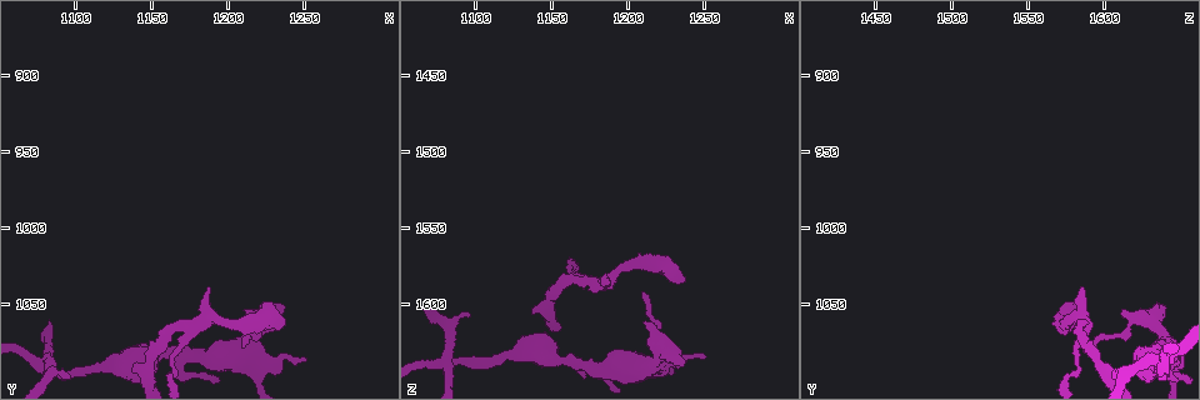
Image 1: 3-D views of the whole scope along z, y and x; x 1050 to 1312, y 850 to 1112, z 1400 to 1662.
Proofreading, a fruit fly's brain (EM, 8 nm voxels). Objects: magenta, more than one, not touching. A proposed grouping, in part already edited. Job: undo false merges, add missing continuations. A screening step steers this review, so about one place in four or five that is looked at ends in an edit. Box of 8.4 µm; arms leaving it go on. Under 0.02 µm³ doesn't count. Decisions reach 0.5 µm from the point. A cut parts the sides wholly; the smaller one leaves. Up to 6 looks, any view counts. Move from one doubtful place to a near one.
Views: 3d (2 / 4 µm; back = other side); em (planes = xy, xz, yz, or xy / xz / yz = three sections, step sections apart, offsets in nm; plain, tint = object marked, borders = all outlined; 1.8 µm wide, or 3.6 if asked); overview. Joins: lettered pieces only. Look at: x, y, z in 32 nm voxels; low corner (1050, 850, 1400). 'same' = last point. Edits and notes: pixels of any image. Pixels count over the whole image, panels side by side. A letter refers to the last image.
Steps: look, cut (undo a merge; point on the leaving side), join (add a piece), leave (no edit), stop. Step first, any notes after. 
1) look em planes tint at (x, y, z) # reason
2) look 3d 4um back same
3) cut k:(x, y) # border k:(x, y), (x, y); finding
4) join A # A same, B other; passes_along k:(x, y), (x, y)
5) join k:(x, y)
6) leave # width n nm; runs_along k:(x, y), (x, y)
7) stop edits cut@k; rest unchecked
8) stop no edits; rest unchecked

look 3d 4um back at (1250, 1084, 1634) # an open end

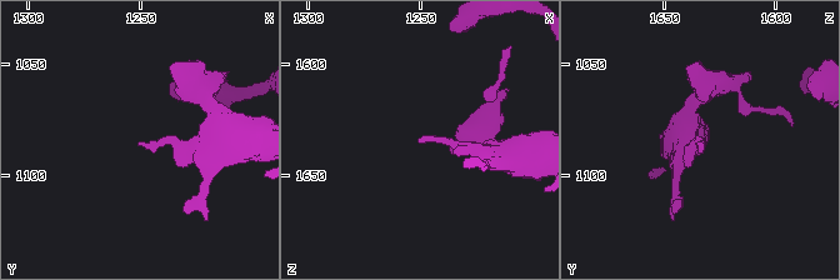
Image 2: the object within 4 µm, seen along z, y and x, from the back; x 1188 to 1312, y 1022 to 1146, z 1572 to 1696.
look em planes borders at (1250, 1085, 1634) # shape alone is not enough

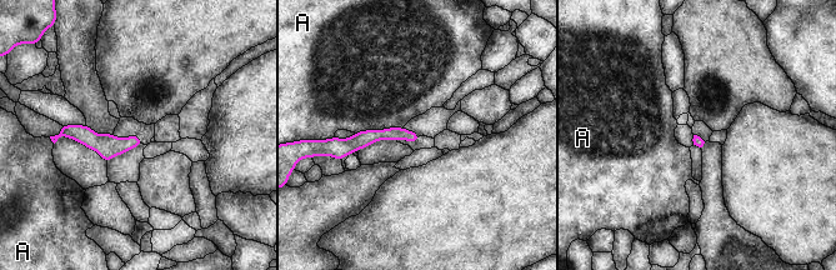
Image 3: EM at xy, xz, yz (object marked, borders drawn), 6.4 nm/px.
leave # A other; border 3:(403, 126), (354, 133); no lettered piece goes on from it

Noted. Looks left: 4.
look 3d 2um at (1186, 1036, 1584) # an open end

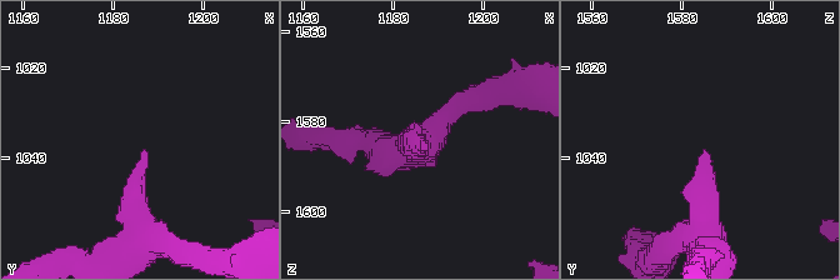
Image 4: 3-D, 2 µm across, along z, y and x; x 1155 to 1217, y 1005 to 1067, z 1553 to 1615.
look em 3.6um yz step 8 tint at (1187, 1038, 1585)

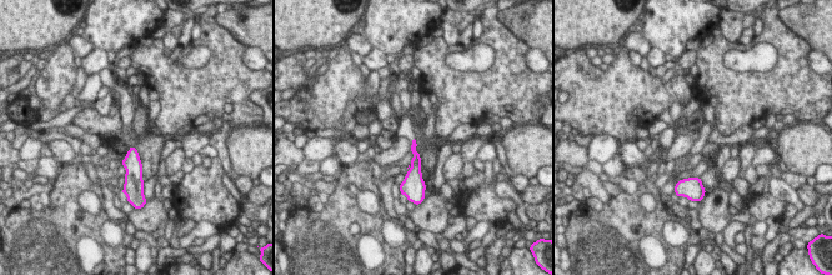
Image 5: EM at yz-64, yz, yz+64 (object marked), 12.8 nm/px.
look em 3.6um yz step 8 borders same # what lies round it

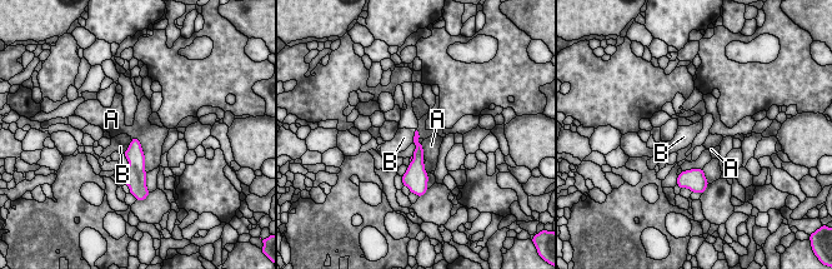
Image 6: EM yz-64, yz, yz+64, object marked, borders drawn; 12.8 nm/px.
leave # A other, B other; border 6:(134, 137), (140, 143), (146, 172); none of them fits

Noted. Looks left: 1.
stop no edits; rest unchecked

